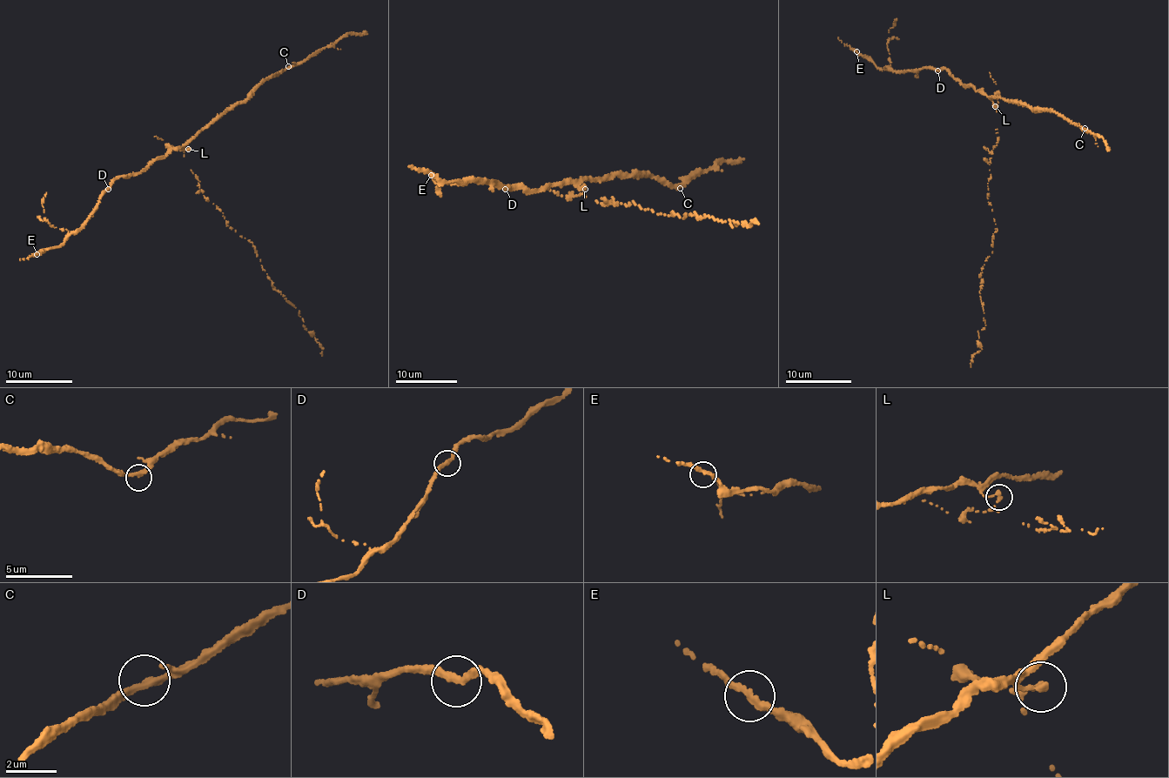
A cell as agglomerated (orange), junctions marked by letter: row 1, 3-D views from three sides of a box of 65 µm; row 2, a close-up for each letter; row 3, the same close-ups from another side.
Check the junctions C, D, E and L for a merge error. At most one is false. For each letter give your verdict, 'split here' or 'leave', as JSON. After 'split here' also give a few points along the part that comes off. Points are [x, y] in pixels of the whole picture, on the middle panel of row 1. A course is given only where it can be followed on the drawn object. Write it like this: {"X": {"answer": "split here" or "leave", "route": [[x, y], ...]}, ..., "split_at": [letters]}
{"C": {"answer": "leave"}, "D": {"answer": "leave"}, "E": {"answer": "leave"}, "L": {"answer": "split here"}, "split_at": ["L"]}

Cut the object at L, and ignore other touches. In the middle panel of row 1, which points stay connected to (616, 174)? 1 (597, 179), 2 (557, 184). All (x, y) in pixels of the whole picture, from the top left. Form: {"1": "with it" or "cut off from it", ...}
{"1": "with it", "2": "with it"}

